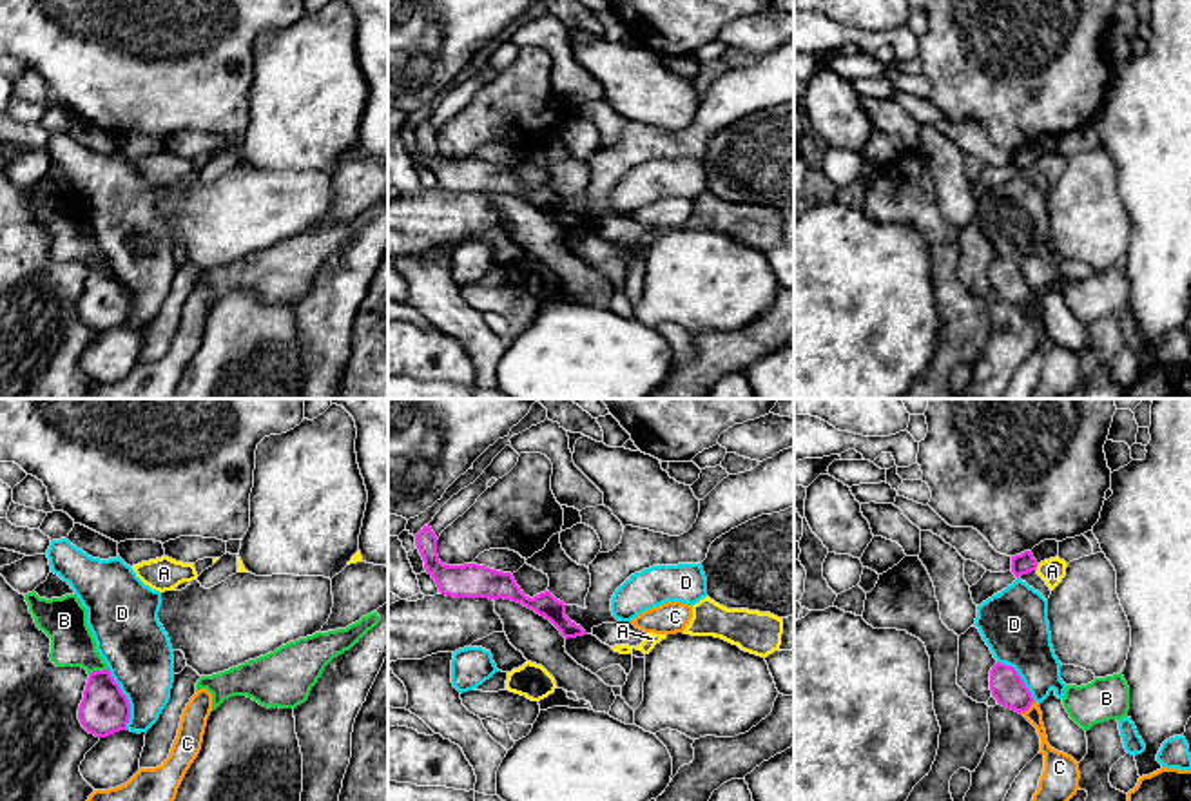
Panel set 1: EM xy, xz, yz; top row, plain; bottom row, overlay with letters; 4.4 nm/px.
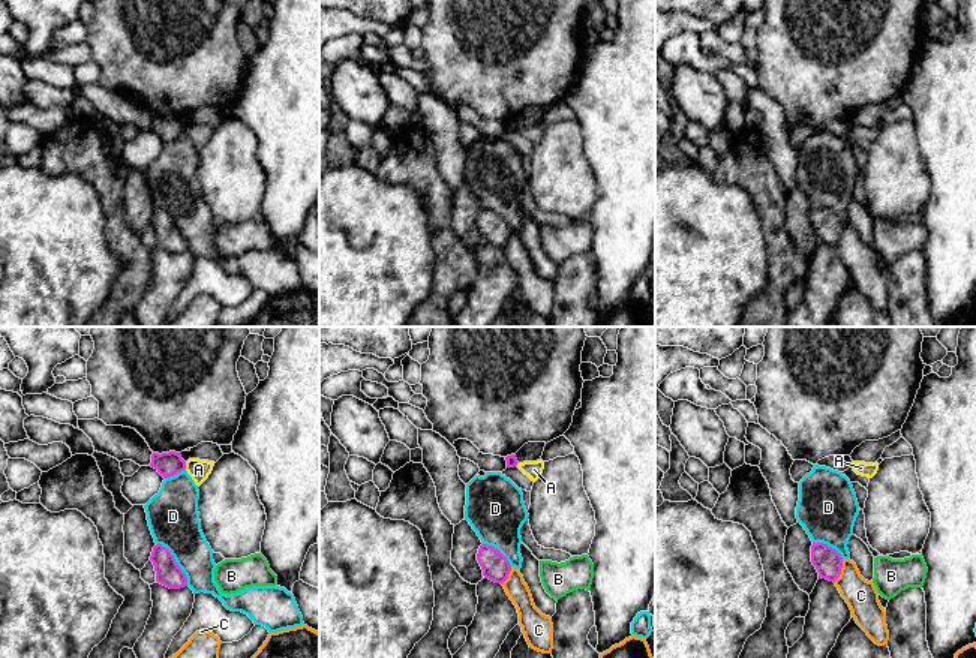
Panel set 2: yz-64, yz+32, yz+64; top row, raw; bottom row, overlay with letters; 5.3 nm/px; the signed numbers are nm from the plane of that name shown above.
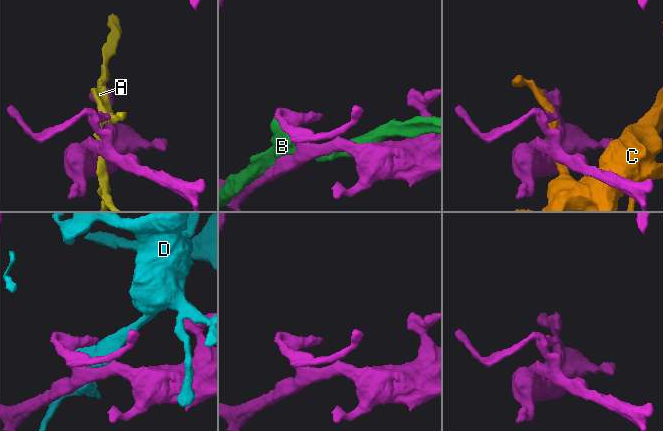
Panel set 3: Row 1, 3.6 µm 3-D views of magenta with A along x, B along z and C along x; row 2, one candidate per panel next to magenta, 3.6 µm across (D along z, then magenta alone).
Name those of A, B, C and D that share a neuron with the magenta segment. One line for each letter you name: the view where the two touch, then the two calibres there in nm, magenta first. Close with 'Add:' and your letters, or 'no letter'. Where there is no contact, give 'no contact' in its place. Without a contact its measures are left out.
Add: no letter

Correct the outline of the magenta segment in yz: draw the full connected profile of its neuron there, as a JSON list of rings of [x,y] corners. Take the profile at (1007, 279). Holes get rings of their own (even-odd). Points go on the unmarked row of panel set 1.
[[[999,256],[990,265],[990,285],[999,299],[1019,308],[1026,306],[1035,295],[1019,266]]]

